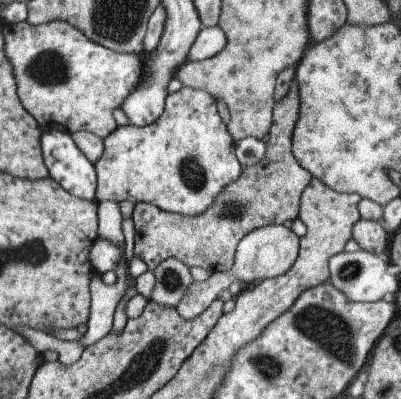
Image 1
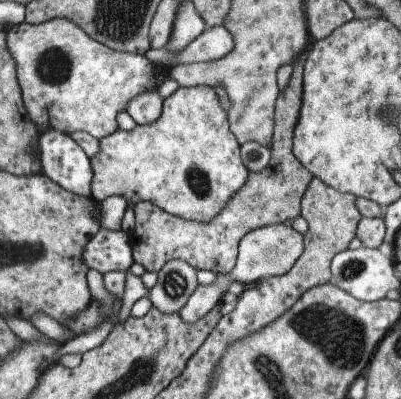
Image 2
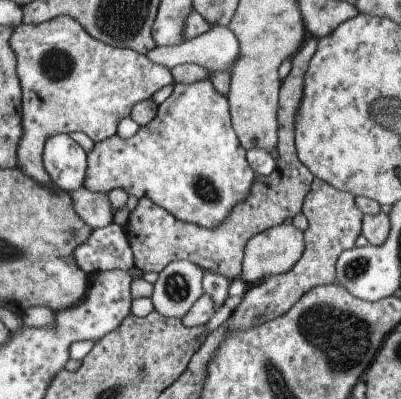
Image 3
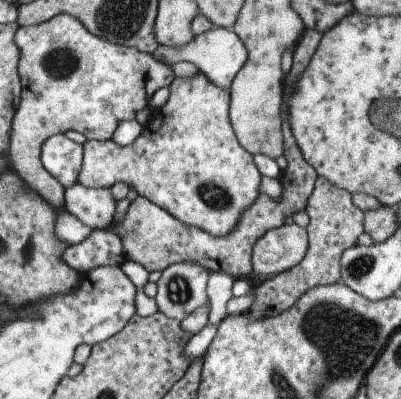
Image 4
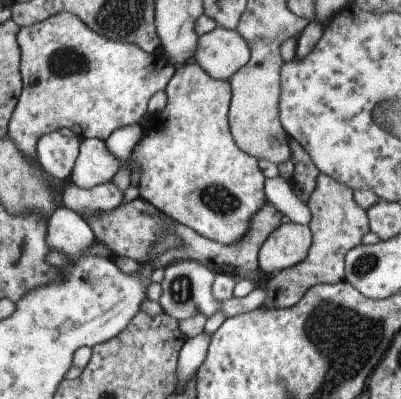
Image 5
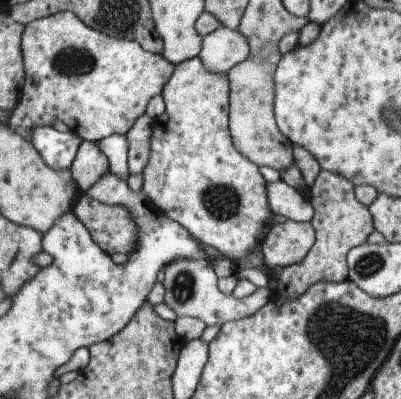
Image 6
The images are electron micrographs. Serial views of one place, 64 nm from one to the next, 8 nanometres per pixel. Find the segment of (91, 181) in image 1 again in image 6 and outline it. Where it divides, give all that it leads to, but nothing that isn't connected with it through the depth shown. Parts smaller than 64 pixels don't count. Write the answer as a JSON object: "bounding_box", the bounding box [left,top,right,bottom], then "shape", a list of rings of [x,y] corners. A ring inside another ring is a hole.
{"bounding_box":[31,124,83,170],"shape":[[[39,124],[37,128],[31,128],[31,144],[33,148],[41,154],[43,162],[53,168],[53,170],[67,170],[73,160],[75,154],[79,150],[79,146],[83,144],[83,140],[69,132],[57,132],[53,130],[53,126],[43,126]]]}

